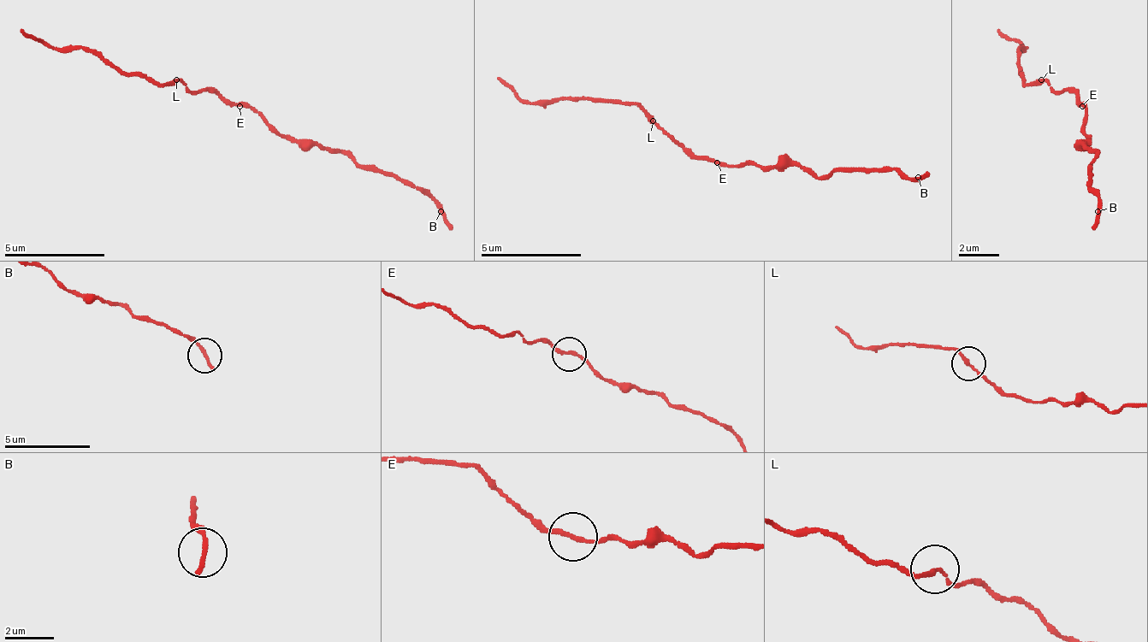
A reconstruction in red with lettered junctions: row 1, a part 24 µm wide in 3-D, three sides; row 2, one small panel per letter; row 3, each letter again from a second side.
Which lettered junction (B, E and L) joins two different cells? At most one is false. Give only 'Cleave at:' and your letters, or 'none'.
Cleave at: none

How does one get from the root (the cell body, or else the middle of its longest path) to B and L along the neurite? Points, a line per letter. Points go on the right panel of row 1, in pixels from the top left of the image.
B: (1082, 101), (1087, 111), (1082, 131), (1097, 156), (1092, 161), (1097, 211)
L: (1082, 101), (1072, 91), (1057, 91), (1047, 80), (1042, 80)

